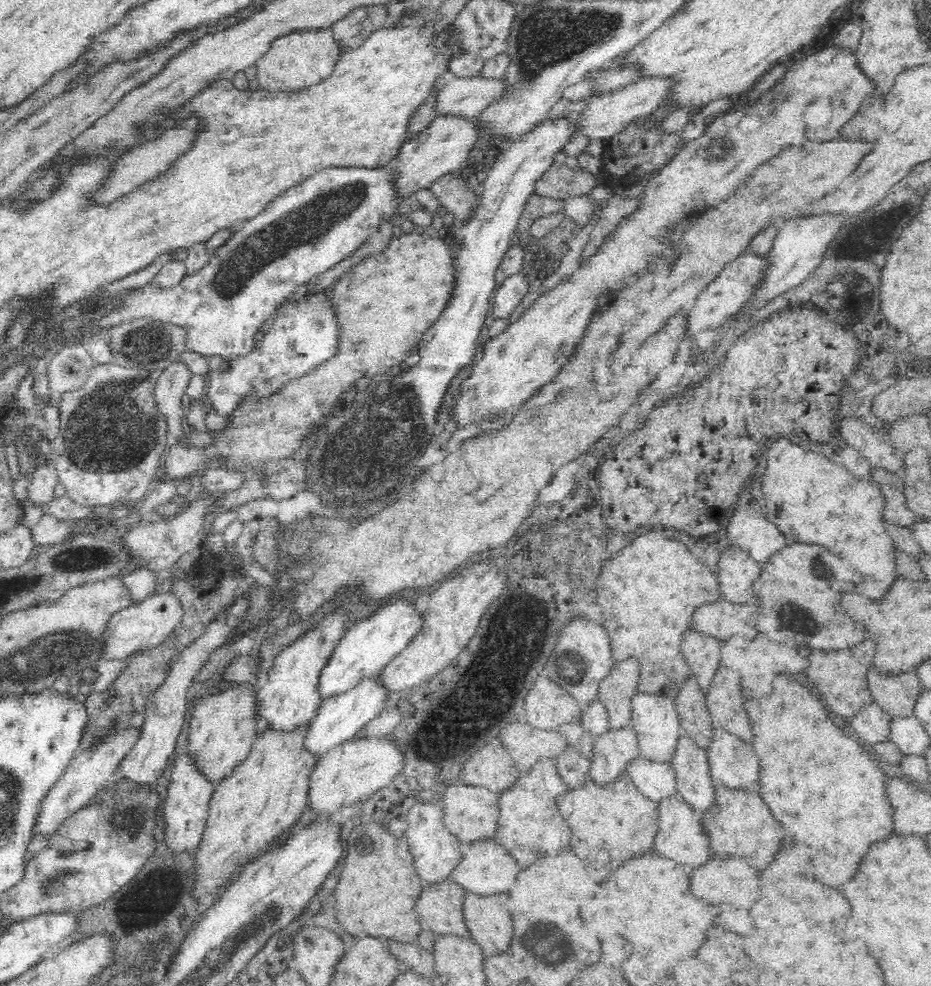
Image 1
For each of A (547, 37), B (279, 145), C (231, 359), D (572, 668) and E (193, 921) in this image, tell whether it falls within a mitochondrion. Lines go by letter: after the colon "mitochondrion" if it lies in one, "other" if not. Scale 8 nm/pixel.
A: mitochondrion
B: other
C: other
D: mitochondrion
E: other

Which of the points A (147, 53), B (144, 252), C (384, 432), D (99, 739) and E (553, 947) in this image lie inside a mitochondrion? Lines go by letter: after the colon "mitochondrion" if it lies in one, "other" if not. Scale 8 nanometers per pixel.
A: other
B: other
C: mitochondrion
D: other
E: mitochondrion

